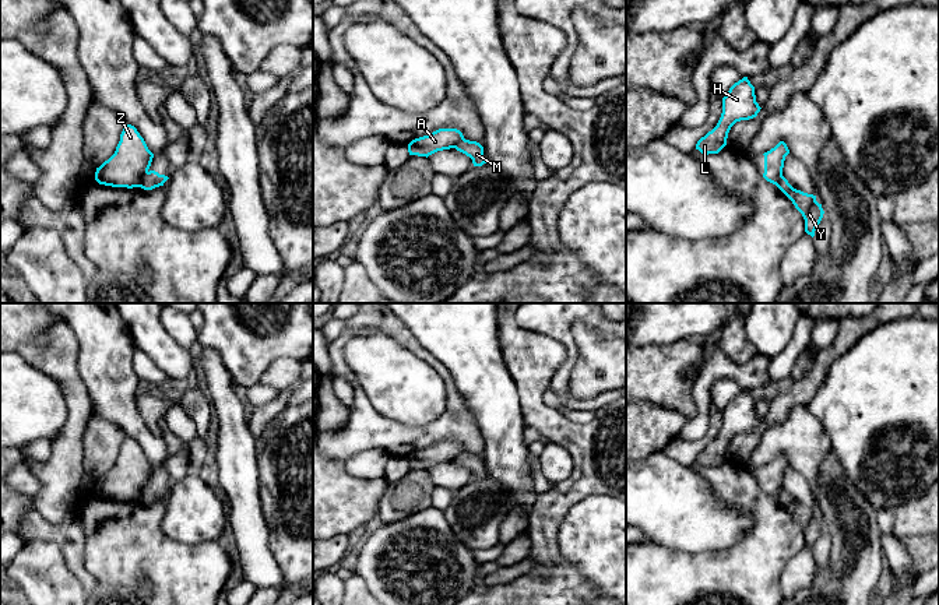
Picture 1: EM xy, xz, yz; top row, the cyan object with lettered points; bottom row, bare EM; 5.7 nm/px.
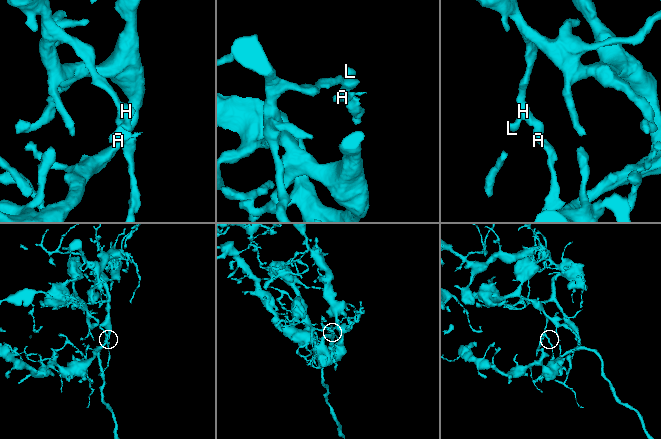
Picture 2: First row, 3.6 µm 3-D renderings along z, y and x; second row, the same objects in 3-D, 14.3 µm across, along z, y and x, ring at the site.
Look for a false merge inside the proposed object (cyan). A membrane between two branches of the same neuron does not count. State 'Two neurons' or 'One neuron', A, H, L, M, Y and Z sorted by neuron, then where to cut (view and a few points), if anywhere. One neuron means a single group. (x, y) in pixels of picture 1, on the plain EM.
Two neurons. Groups: A H L Z / M Y. Split along xy (148, 485), (140, 499)

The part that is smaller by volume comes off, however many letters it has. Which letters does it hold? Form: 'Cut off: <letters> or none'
Cut off: M, Y

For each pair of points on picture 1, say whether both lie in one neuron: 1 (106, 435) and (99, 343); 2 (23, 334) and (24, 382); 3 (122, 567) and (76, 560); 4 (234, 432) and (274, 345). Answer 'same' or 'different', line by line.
1: different
2: different
3: different
4: different

